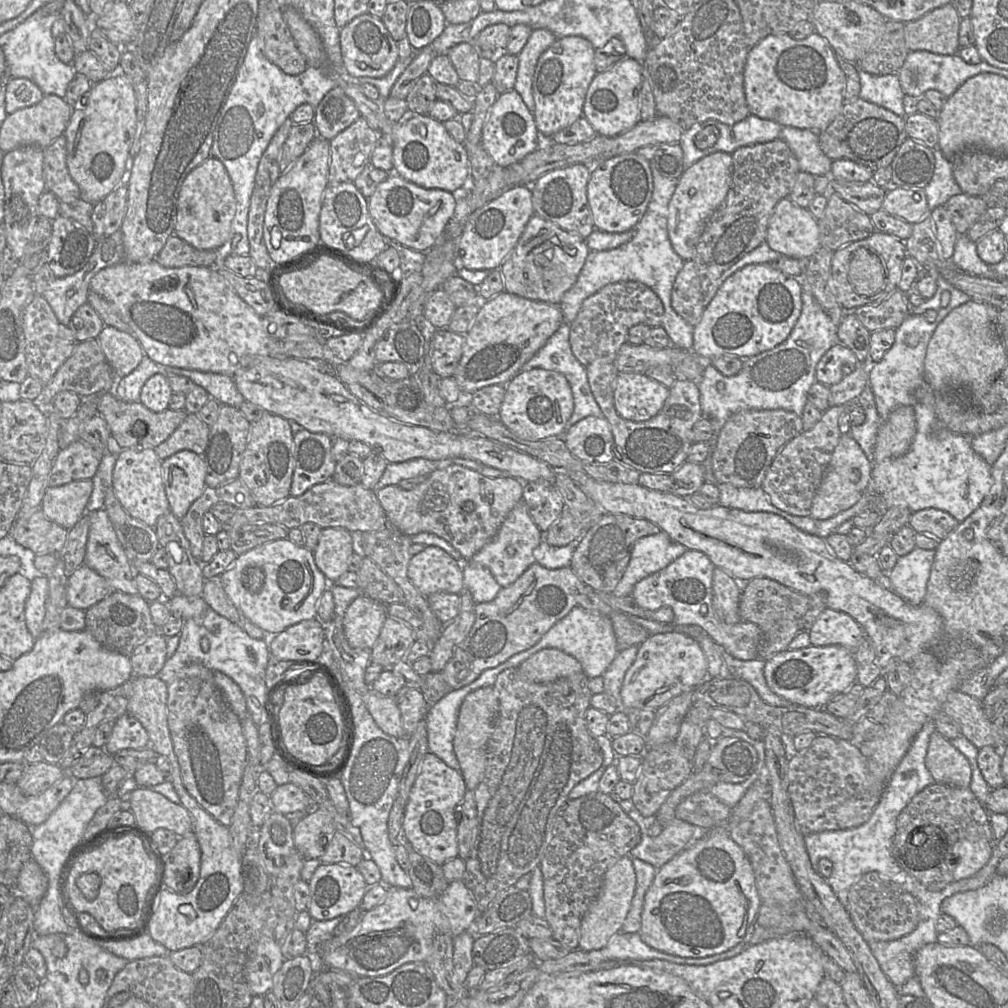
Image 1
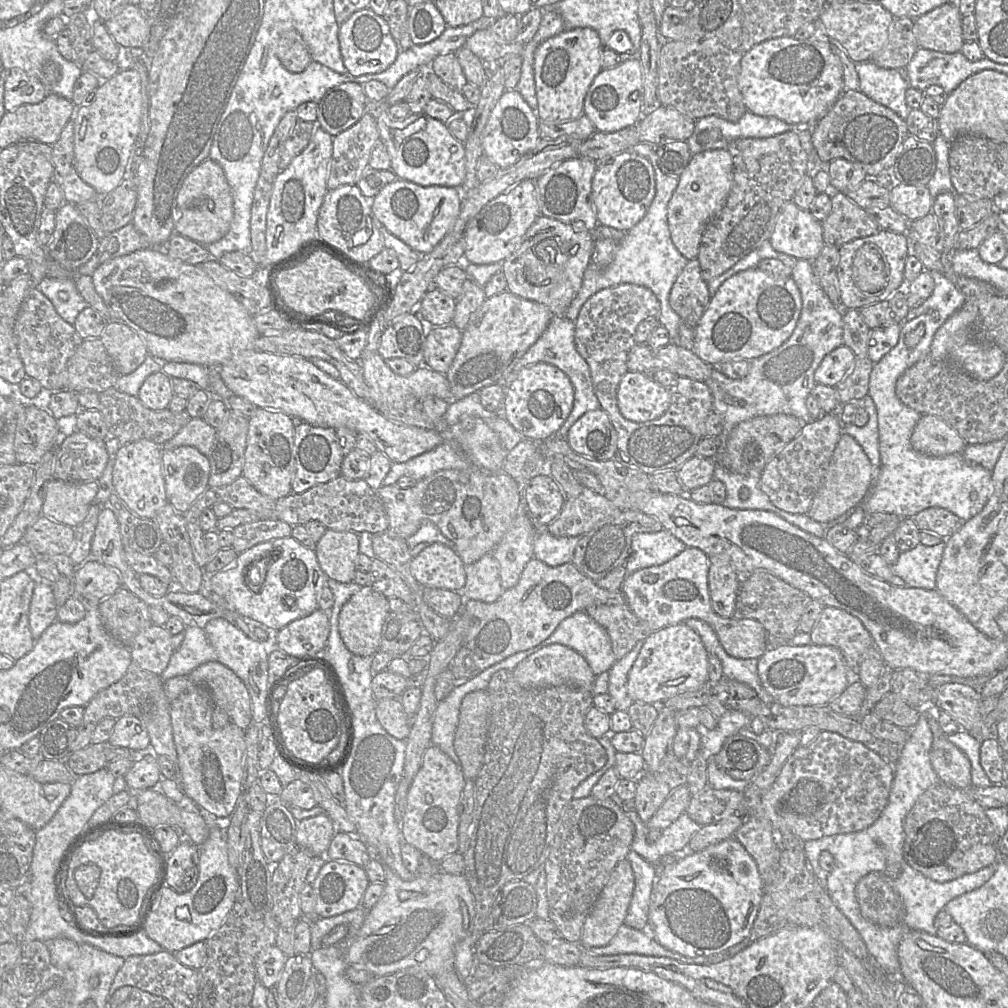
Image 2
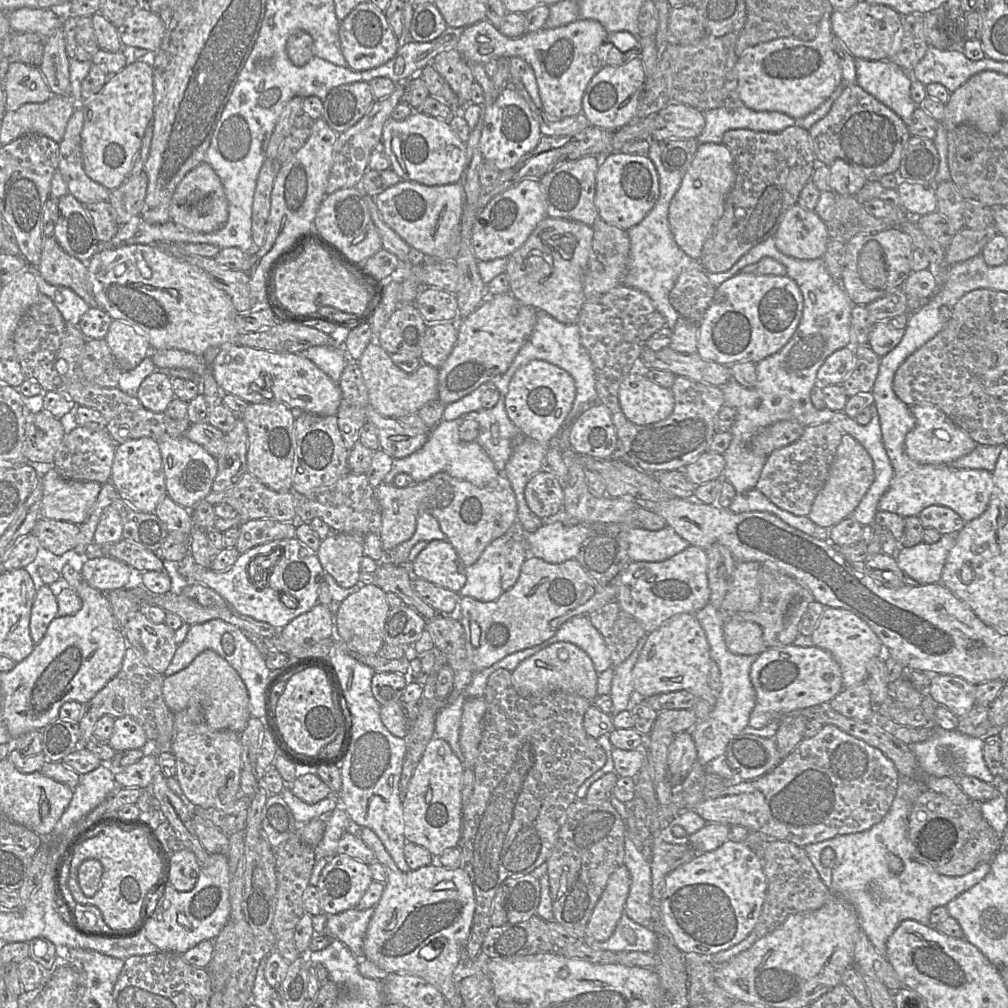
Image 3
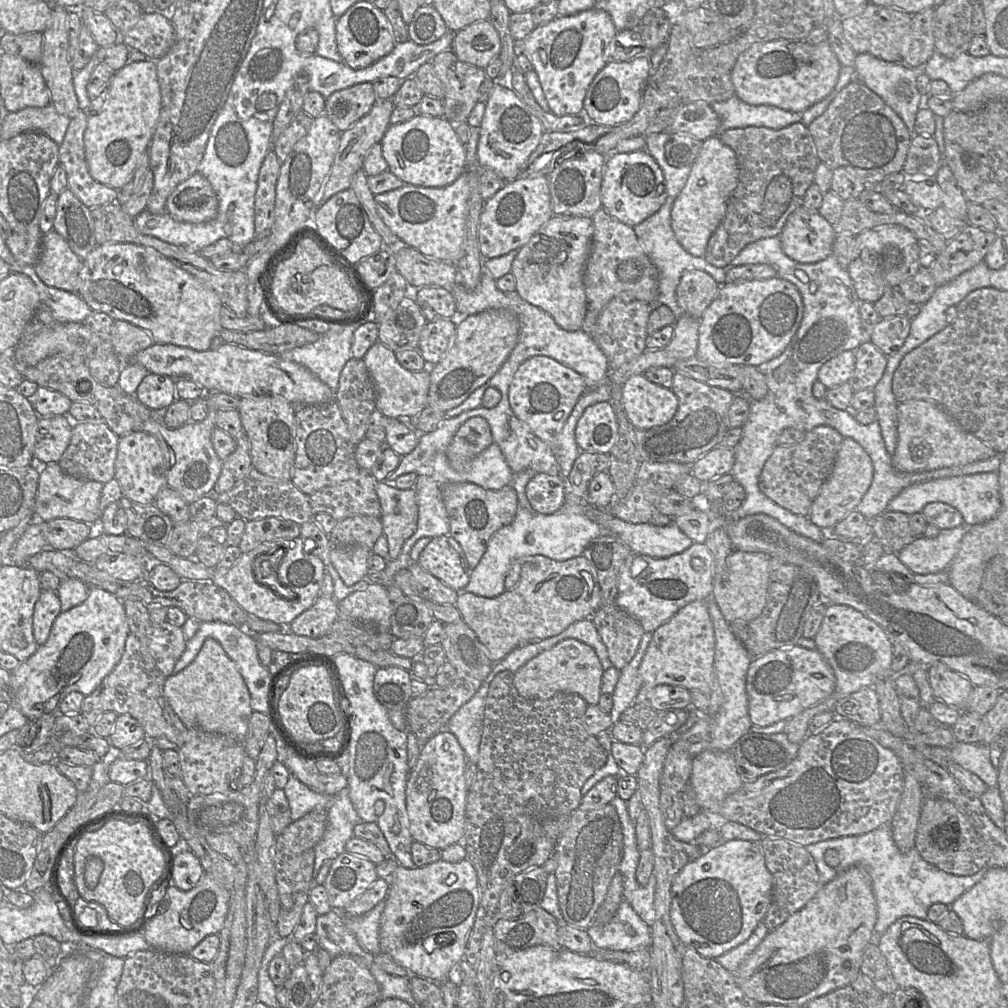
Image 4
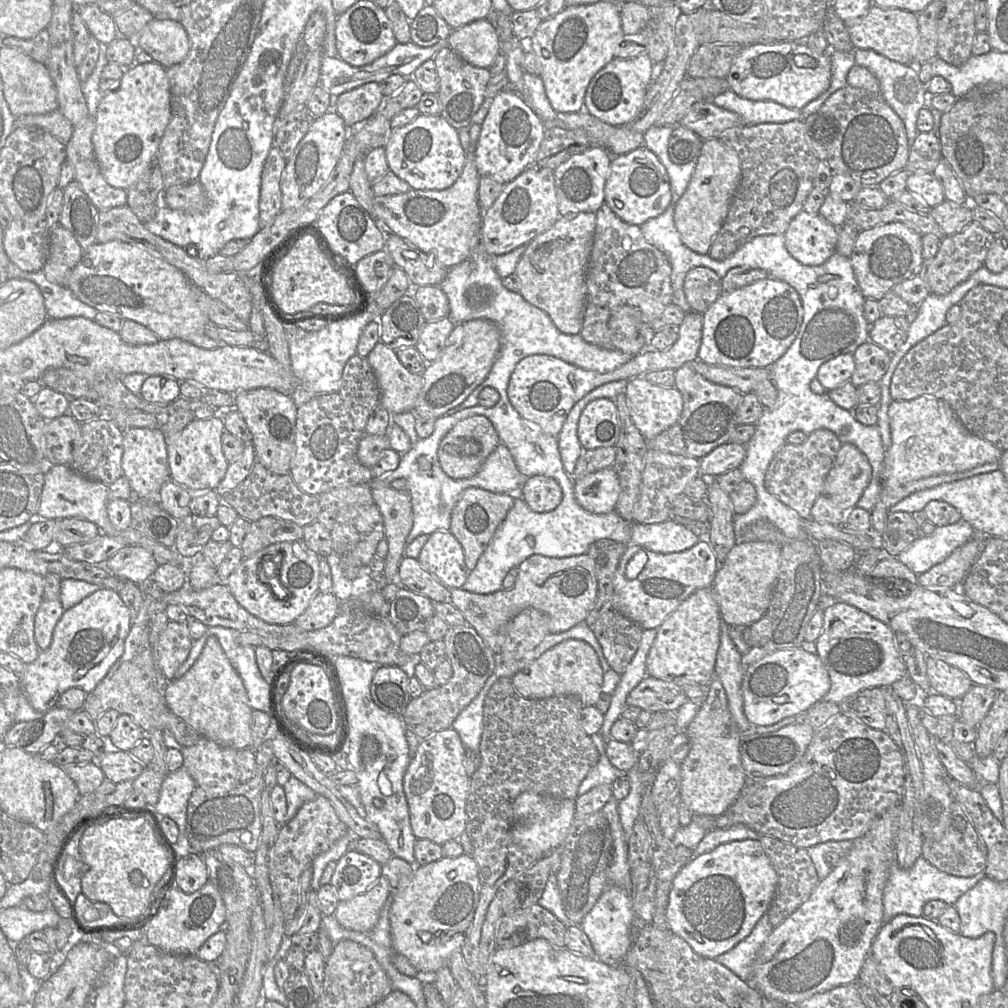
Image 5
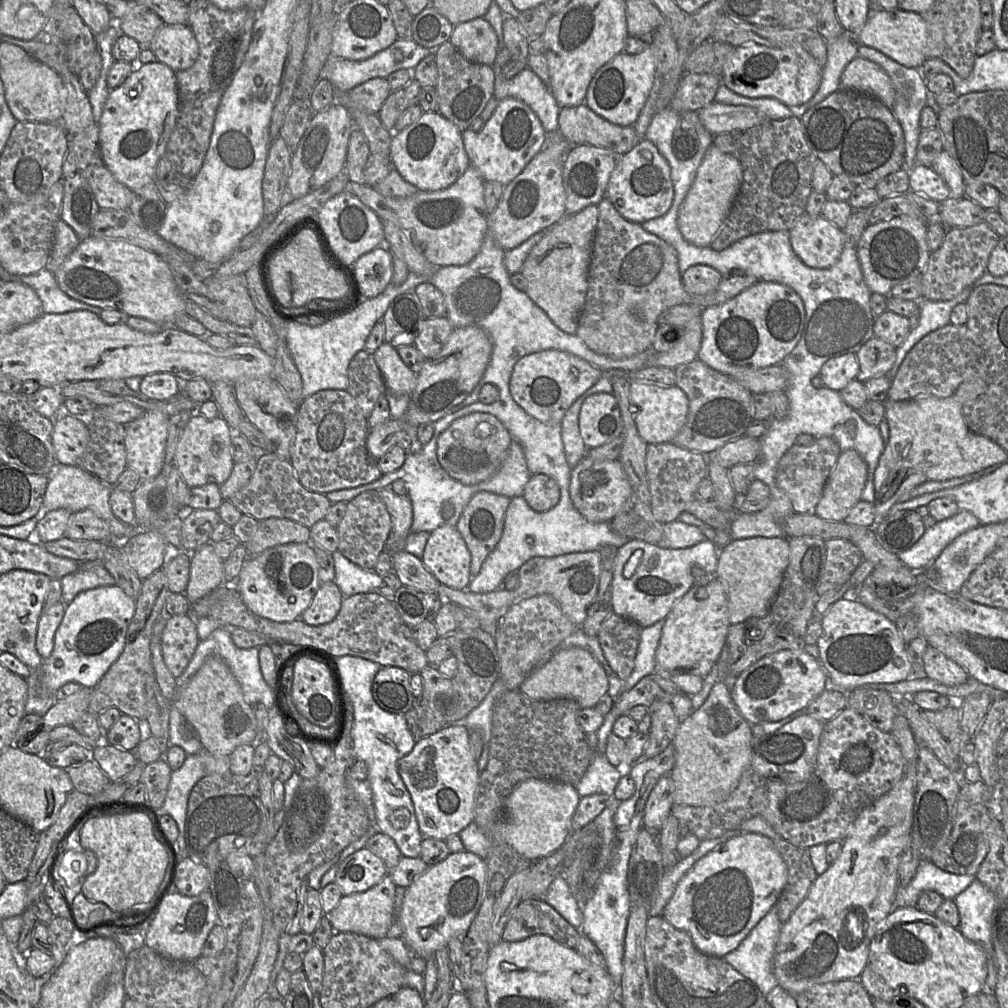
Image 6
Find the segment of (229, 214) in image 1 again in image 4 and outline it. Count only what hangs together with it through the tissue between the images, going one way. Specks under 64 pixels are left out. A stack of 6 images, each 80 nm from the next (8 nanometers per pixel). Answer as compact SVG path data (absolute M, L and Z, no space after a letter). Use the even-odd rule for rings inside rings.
M197 171L170 193L166 201L166 211L179 221L207 222L217 215L217 195L210 182Z

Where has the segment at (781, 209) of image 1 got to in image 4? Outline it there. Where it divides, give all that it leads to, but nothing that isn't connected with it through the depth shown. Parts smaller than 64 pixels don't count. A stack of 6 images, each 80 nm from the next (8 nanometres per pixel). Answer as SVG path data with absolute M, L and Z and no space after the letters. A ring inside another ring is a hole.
M797 208L787 219L779 235L783 252L798 263L812 264L833 253L836 233L818 211Z

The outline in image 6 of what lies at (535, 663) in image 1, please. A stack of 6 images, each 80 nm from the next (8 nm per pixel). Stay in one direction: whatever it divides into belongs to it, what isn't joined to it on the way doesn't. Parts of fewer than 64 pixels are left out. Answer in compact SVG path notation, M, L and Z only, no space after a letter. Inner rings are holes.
M574 646L555 654L543 667L526 678L519 690L534 700L570 698L581 708L591 708L607 693L608 676L589 651Z

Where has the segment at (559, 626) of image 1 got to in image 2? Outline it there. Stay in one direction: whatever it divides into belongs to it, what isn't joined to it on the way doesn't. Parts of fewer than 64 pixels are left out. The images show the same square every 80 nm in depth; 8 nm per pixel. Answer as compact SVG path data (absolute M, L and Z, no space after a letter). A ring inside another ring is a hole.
M577 611L571 616L565 618L557 626L554 632L542 643L533 648L517 652L505 658L499 662L499 665L502 666L502 669L505 667L507 670L513 670L522 660L550 644L562 644L579 653L587 661L595 676L605 671L609 671L613 664L617 661L606 630L589 615L587 615L585 611Z

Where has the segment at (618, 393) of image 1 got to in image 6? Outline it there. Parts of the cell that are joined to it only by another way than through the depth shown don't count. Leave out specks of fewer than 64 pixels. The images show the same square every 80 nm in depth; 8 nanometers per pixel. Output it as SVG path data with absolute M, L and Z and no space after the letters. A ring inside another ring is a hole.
M630 380L634 419L641 438L648 444L671 442L687 420L689 401L678 386L661 386Z

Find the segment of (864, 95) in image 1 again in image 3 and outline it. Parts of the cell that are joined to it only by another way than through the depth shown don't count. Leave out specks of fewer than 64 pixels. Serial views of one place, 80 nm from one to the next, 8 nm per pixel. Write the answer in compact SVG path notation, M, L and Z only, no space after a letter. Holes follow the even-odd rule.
M856 59L856 83L893 110L909 126L916 104L911 98L911 80L904 69L889 60Z

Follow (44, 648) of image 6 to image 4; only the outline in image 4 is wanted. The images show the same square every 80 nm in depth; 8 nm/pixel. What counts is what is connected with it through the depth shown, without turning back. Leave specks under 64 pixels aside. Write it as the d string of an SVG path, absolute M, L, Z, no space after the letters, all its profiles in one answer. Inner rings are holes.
M41 590L33 613L33 636L39 646L48 639L52 624L60 612L61 603L57 593Z

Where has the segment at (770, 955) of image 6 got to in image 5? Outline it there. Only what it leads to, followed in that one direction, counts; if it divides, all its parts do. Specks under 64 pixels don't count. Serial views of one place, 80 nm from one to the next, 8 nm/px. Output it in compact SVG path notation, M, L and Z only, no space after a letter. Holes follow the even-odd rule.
M765 913L745 939L715 960L730 969L740 979L752 982L753 964L757 953L773 929Z

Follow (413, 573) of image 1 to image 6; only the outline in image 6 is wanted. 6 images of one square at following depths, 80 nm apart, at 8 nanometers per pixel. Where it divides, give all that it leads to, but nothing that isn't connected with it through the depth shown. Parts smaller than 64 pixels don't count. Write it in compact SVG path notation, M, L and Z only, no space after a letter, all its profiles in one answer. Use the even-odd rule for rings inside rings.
M445 525L430 532L421 560L440 584L468 589L471 555L456 527Z

